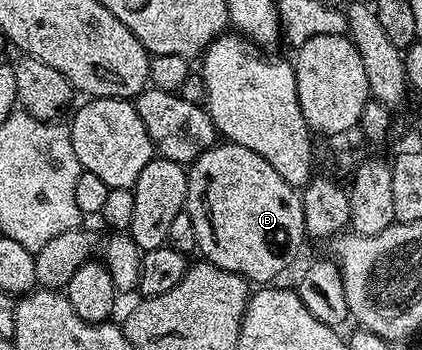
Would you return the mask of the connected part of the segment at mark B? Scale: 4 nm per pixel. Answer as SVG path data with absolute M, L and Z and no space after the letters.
M227 141L217 142L216 146L206 149L201 153L195 161L187 168L188 173L188 202L186 210L190 213L190 221L194 221L194 237L196 238L196 246L199 254L207 262L218 265L222 269L226 269L230 273L238 273L243 279L258 285L266 285L276 279L292 262L296 259L296 254L300 251L300 246L306 242L306 234L303 221L303 201L301 192L297 188L291 187L286 181L282 181L282 177L278 177L277 171L274 170L267 161L262 161L262 157L258 157L258 153L254 153L254 149L246 149L237 143Z

